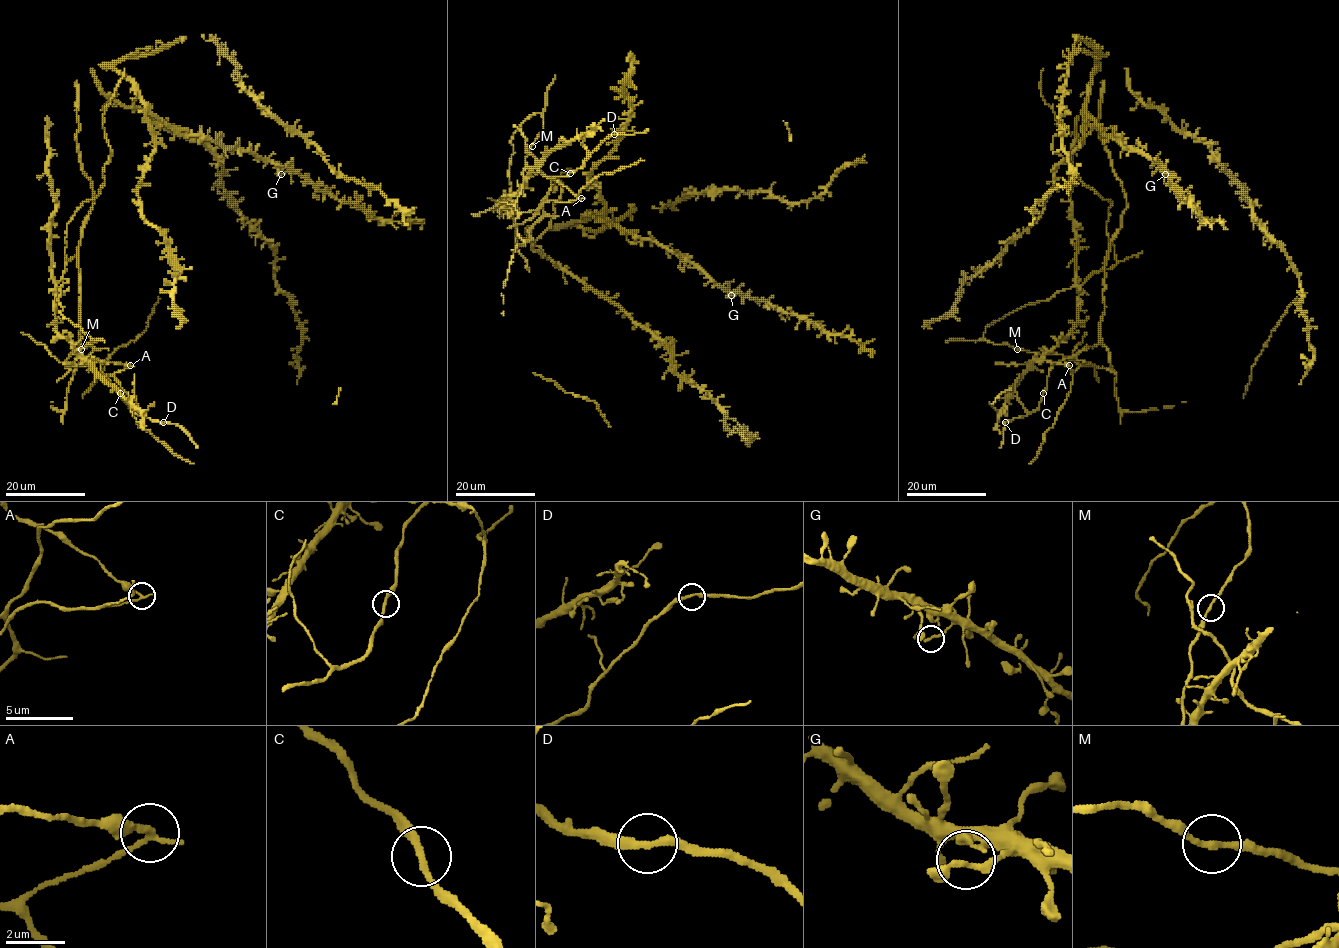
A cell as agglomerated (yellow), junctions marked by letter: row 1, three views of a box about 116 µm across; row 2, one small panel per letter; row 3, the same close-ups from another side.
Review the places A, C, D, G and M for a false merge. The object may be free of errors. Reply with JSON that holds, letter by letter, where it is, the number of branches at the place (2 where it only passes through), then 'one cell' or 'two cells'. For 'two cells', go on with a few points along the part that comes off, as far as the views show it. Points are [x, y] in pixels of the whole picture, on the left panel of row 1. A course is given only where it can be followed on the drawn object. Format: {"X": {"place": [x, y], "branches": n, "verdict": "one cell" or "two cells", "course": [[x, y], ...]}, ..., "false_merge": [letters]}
{"A": {"place": [130, 365], "branches": 2, "verdict": "two cells", "course": [[131, 366], [101, 361], [89, 363], [88, 360], [74, 366], [63, 362]]}, "C": {"place": [120, 393], "branches": 2, "verdict": "one cell"}, "D": {"place": [163, 422], "branches": 2, "verdict": "one cell"}, "G": {"place": [281, 174], "branches": 2, "verdict": "one cell"}, "M": {"place": [81, 349], "branches": 2, "verdict": "one cell"}, "false_merge": ["A"]}

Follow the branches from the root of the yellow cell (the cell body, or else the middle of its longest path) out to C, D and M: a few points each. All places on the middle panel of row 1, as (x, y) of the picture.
C: (529, 237), (531, 228), (543, 215), (541, 203), (551, 186), (551, 179), (570, 173)
D: (529, 237), (531, 228), (543, 215), (541, 203), (551, 186), (551, 179), (580, 169), (586, 158), (614, 134)
M: (529, 237), (531, 229), (531, 239), (519, 235), (515, 205), (532, 146)

